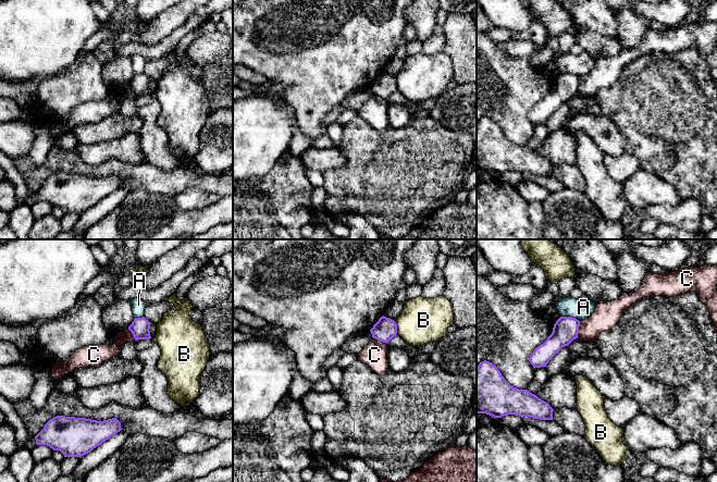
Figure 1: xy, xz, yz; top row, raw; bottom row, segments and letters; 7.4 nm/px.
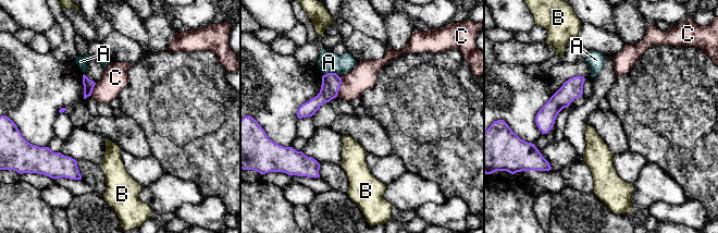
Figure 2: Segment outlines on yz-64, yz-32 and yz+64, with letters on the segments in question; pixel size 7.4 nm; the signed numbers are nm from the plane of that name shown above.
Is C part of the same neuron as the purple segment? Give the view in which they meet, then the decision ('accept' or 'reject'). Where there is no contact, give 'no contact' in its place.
yz | reject

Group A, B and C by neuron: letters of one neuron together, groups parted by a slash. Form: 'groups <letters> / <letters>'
groups A / B / C

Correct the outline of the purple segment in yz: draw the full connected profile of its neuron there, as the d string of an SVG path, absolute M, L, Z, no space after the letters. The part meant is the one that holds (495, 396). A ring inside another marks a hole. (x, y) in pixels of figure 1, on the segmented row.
M484 360L477 367L477 413L553 420L553 411L548 403L528 390L510 385L492 362Z

